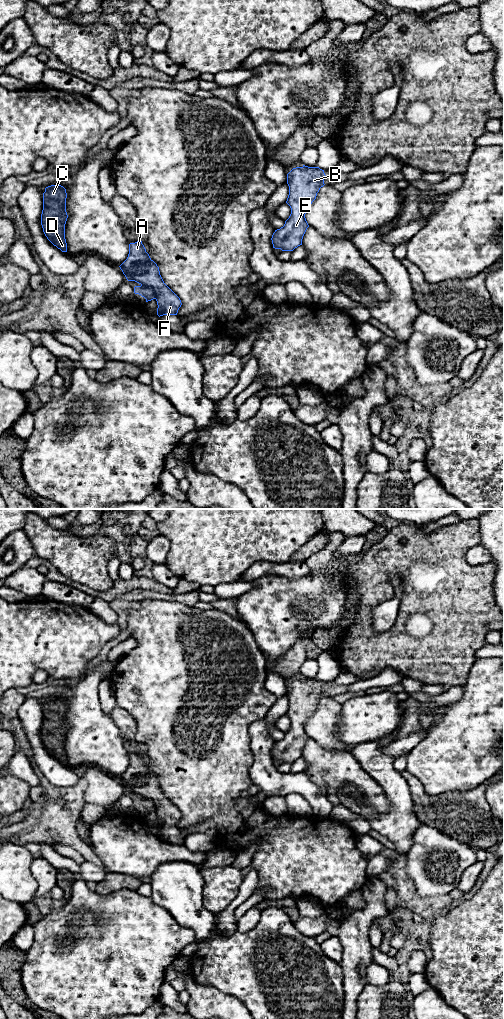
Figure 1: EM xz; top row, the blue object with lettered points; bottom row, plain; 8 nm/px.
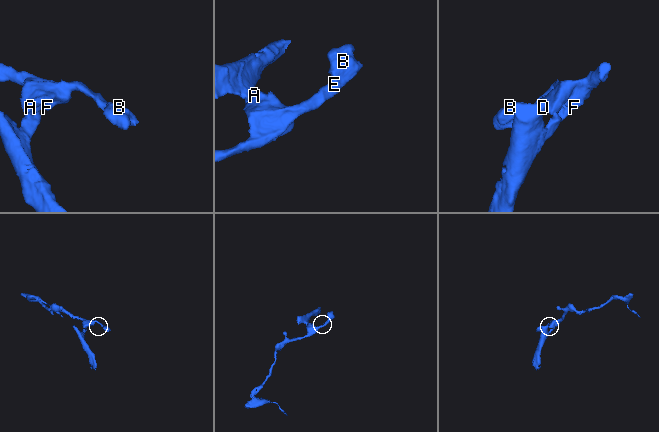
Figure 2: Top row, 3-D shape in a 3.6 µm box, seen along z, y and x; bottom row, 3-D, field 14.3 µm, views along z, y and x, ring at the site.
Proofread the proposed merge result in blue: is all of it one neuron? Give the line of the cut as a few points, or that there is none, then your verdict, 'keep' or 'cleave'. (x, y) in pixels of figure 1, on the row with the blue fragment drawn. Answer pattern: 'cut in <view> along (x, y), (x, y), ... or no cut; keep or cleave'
cut in xz along (141, 284), (150, 287), (155, 293), (155, 298); cleave

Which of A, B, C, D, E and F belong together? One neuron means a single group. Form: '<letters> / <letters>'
A B E F / C D

